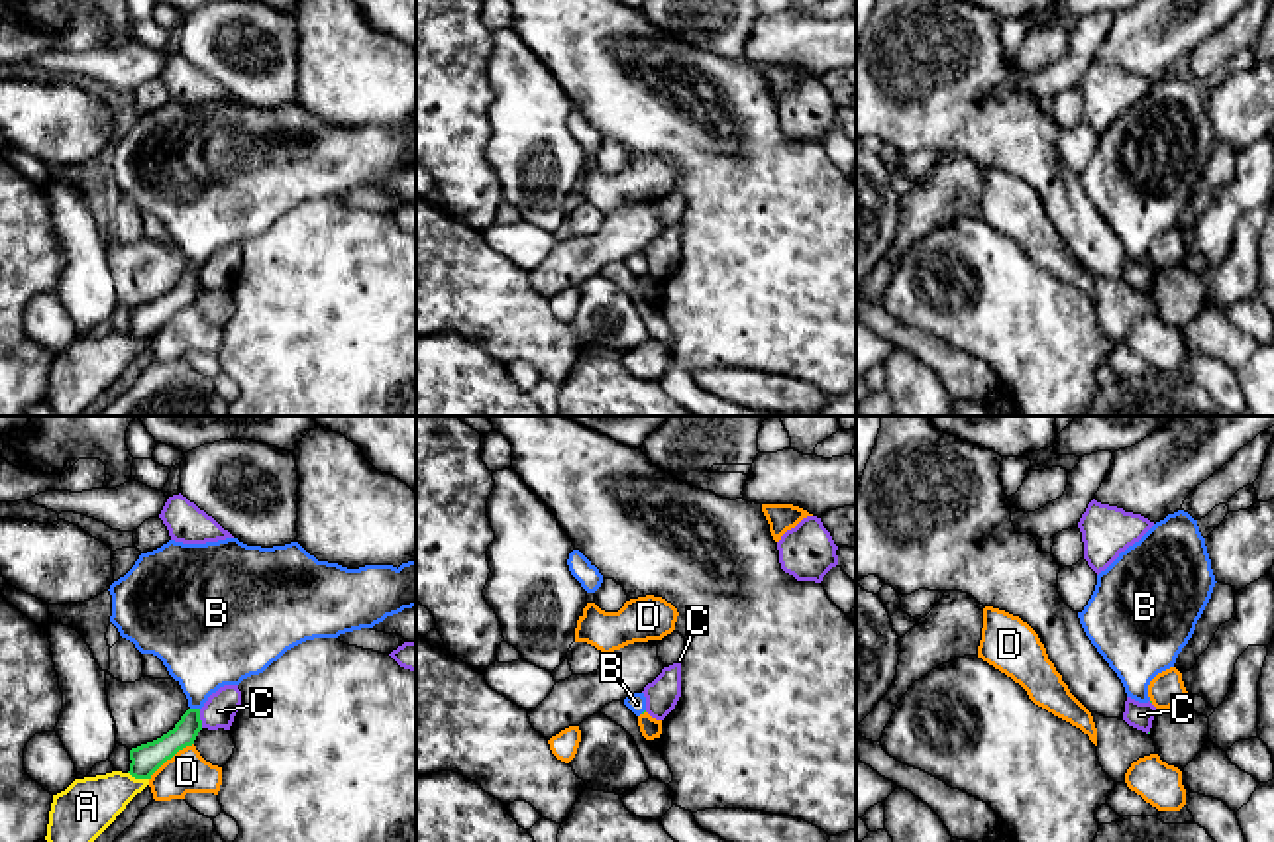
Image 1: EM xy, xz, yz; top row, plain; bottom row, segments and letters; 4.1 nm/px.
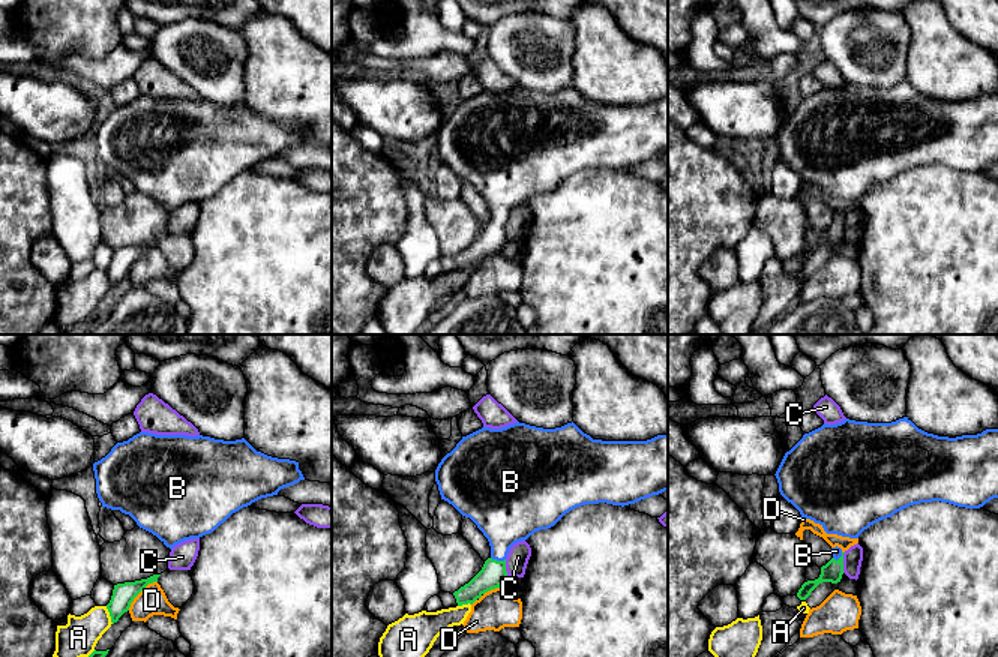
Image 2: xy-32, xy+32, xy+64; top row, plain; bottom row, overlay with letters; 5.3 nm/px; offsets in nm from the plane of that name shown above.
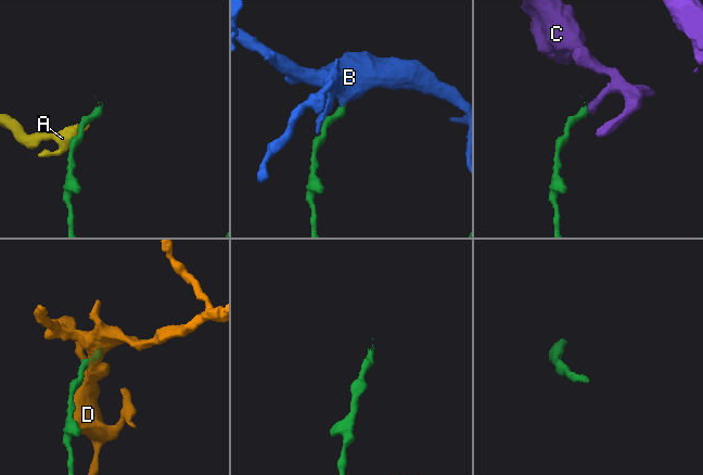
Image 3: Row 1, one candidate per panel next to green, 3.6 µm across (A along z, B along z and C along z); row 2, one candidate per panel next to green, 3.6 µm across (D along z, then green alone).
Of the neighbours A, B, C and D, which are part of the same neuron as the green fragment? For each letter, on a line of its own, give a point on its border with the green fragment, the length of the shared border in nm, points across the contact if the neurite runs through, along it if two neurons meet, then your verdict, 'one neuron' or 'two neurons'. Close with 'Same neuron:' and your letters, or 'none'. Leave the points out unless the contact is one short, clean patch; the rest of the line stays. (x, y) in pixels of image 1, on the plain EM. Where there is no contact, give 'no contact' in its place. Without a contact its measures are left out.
A: xy (138, 338) | 90 nm | two neurons
B: xy (195, 269) | 40 nm | across xy (154, 315), (191, 281), (195, 269), (203, 210) | one neuron
C: xy (199, 279) | 80 nm | along xy (199, 269), (203, 287) | two neurons
D: xy (169, 318) | 240 nm | two neurons
Same neuron: B

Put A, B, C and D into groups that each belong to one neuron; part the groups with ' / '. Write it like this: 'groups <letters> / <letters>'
groups A / B / C / D

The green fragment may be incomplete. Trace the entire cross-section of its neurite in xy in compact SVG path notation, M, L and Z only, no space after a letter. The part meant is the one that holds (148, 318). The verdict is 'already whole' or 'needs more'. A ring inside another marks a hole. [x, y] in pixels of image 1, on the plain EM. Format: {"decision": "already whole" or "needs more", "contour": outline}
{"decision": "needs more", "contour": "M238 98L206 104L183 104L169 100L161 108L141 114L135 126L110 145L110 183L120 196L133 202L141 214L157 216L169 236L188 259L188 271L173 290L161 298L130 310L130 336L151 336L179 310L192 306L202 290L200 269L212 253L224 245L239 245L251 236L263 234L287 210L314 198L338 198L340 194L373 188L387 177L416 167L416 122L393 126L365 126L347 130L338 124L318 122L298 102L261 108L247 106Z"}

